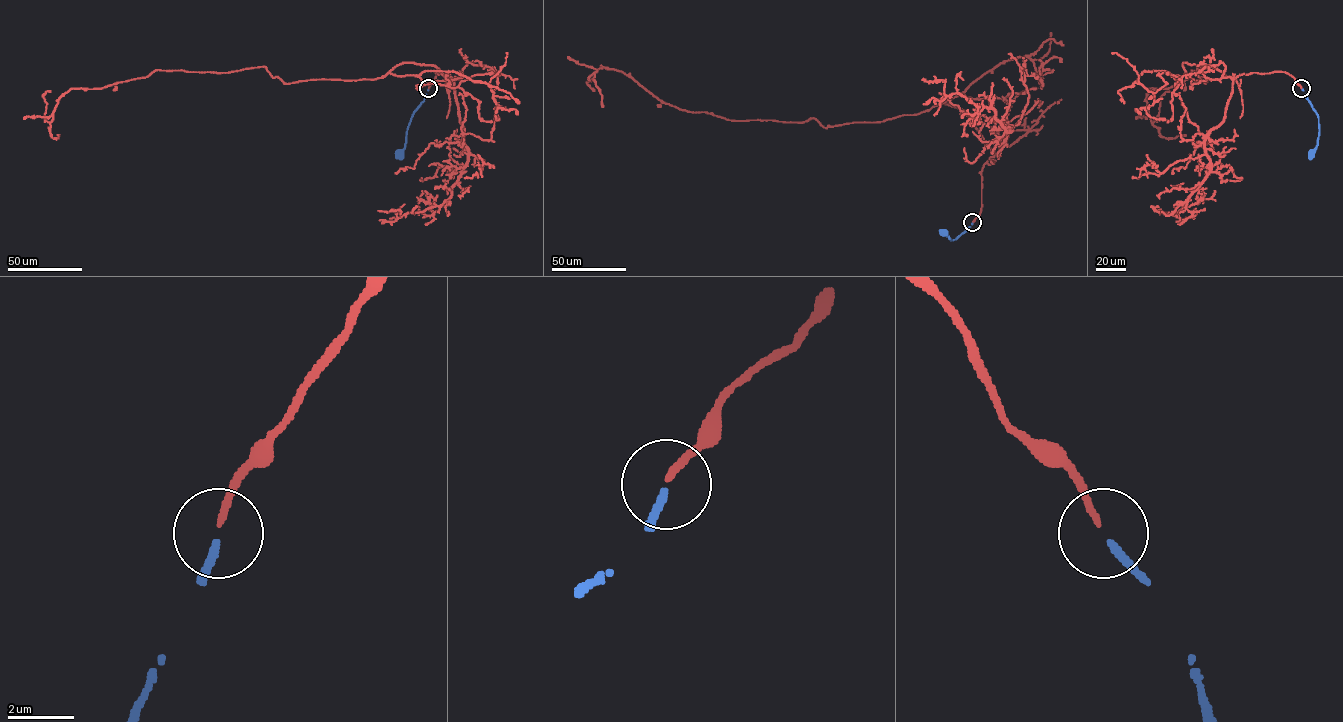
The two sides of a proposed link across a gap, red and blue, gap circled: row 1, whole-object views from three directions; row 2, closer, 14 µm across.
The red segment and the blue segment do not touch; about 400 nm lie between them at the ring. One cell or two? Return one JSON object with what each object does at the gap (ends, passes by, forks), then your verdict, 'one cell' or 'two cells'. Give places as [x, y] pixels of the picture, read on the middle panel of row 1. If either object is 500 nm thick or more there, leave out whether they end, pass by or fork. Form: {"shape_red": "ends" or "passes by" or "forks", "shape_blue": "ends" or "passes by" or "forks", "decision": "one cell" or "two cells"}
{"shape_red": "ends", "shape_blue": "ends", "decision": "one cell"}

